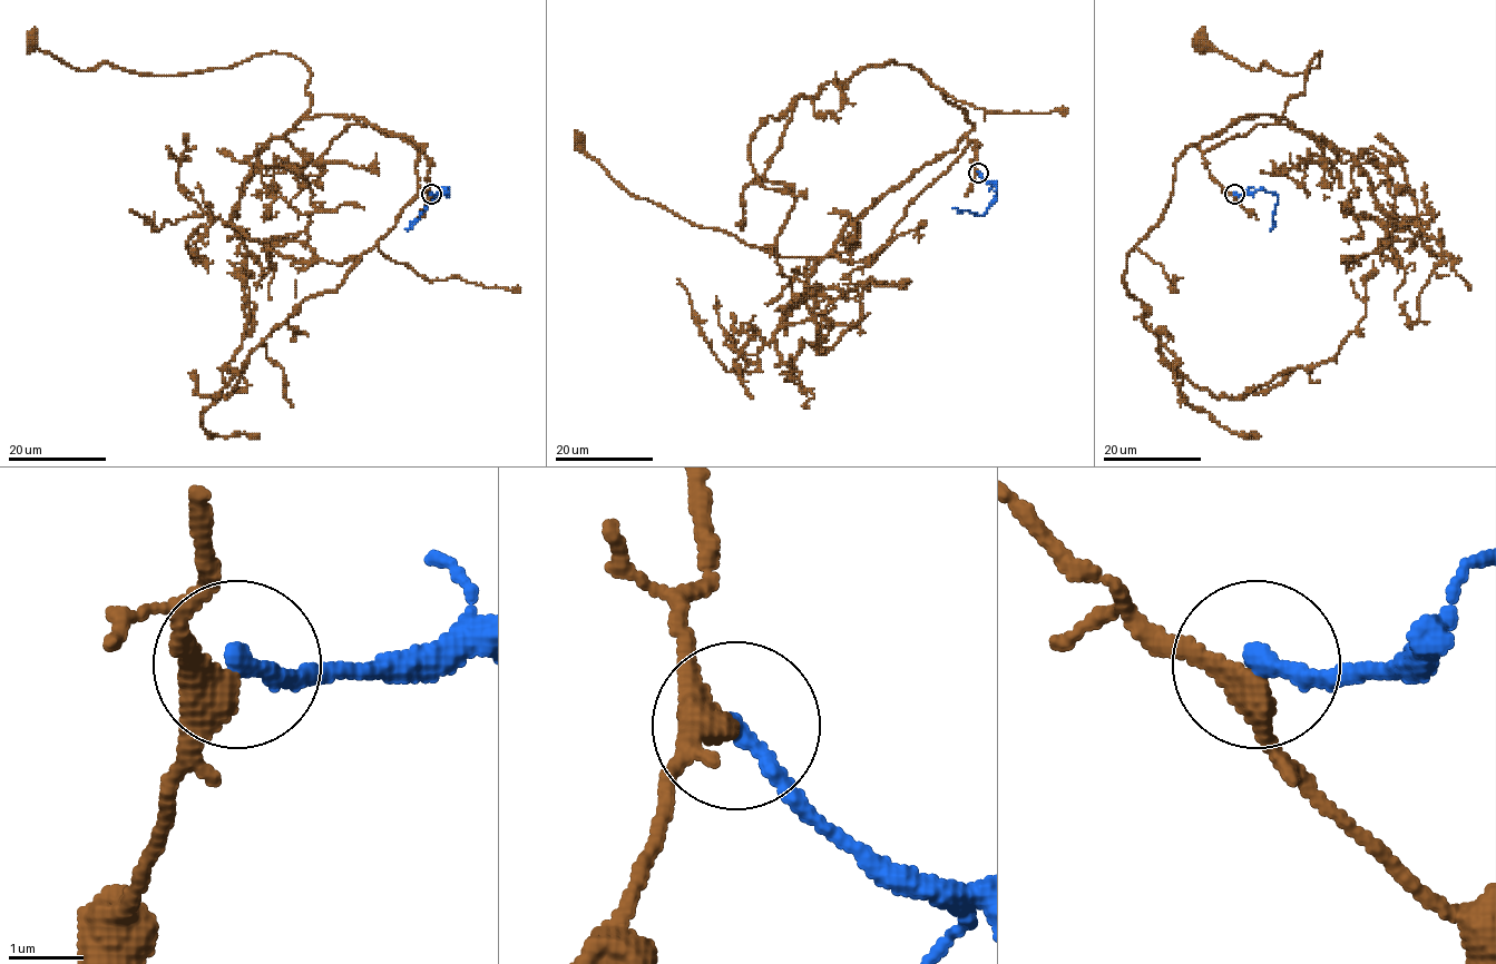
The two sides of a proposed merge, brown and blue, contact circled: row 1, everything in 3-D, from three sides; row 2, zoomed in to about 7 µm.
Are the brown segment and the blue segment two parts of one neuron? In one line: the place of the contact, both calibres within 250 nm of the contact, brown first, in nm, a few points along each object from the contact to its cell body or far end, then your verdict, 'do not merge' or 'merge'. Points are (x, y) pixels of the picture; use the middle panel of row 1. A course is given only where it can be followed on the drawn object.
(978, 173) | 360/280 nm | brown via (979, 171), (976, 143), (966, 136), (852, 219), (858, 243), (822, 257), (783, 257), (632, 195), (578, 140) | blue via (979, 171), (996, 186), (995, 202), (983, 215), (954, 207) | do not merge

